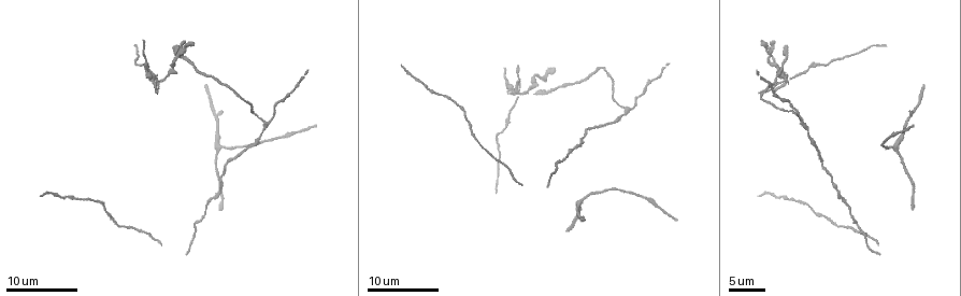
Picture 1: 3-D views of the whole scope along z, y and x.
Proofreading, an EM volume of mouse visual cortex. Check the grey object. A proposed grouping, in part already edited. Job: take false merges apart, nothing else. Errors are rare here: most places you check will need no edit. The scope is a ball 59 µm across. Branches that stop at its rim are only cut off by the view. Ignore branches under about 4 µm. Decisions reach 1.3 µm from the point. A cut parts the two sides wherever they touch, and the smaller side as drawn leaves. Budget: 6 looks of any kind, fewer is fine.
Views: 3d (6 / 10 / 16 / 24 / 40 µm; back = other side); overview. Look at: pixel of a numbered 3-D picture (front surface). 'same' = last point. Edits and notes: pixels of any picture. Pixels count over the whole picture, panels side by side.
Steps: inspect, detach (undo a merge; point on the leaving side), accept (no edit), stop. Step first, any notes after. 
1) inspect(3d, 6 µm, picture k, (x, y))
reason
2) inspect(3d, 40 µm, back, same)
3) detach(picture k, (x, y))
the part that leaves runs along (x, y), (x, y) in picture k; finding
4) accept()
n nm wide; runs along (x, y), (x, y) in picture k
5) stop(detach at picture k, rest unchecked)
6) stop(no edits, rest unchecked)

inspect(3d, 16 µm, picture 1, (221, 148))

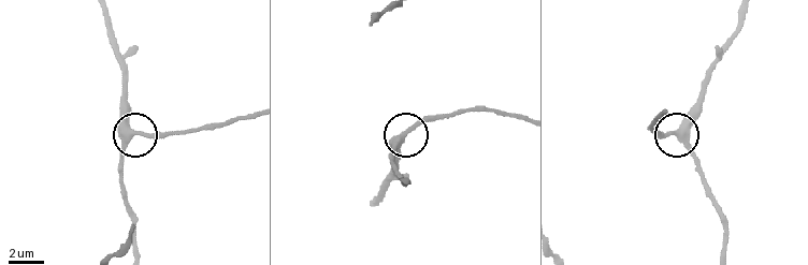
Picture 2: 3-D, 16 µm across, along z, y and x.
inspect(3d, 6 µm, picture 2, (407, 132))

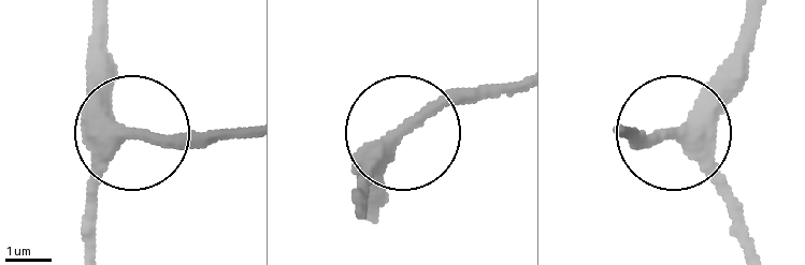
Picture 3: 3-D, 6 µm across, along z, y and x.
accept()
side arm 10 µm; one neuron here

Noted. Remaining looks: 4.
inspect(3d, 16 µm, picture 1, (627, 107))
three arms meet

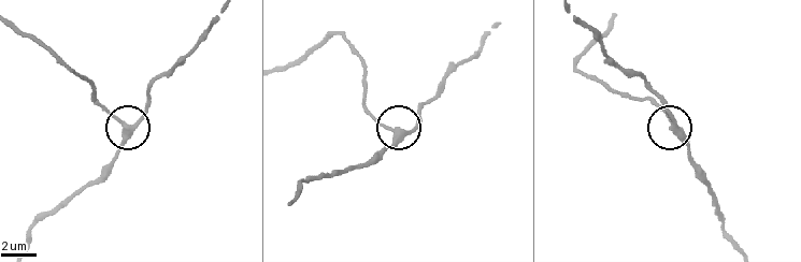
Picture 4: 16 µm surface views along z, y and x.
inspect(3d, 6 µm, picture 4, (400, 132))

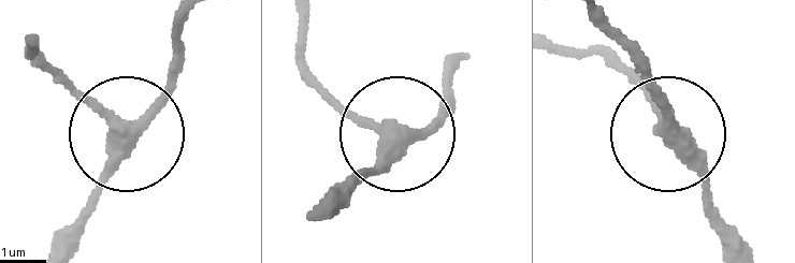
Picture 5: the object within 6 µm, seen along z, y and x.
accept()
3 arms; runs along (322, 205), (372, 171), (391, 132), (434, 120), (445, 98) in picture 5; all the same neuron

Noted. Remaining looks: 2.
inspect(3d, 16 µm, picture 1, (154, 79))
four arms meet

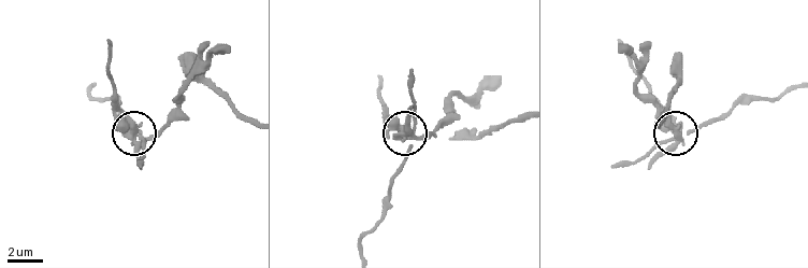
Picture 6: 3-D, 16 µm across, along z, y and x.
inspect(3d, 6 µm, picture 6, (134, 136))
closer look

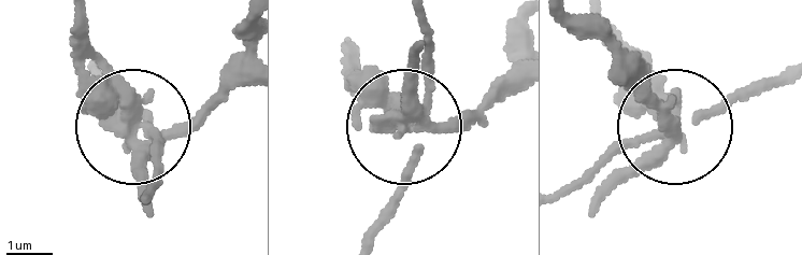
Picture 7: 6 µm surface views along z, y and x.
detach(picture 7, (116, 101))
4 arms; the part that leaves runs along (675, 138), (663, 103), (582, 23) in picture 7; a second neuron is stuck on

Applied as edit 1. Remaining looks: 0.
stop(detach at picture 7, rest unchecked)

